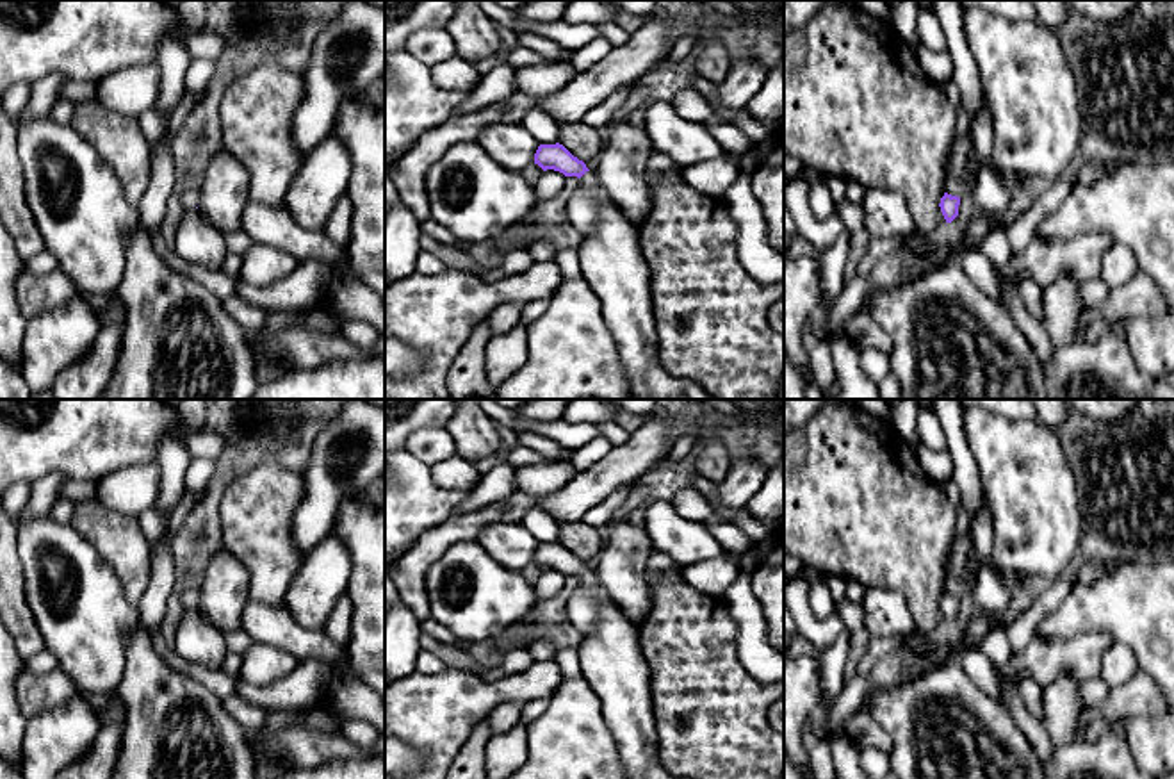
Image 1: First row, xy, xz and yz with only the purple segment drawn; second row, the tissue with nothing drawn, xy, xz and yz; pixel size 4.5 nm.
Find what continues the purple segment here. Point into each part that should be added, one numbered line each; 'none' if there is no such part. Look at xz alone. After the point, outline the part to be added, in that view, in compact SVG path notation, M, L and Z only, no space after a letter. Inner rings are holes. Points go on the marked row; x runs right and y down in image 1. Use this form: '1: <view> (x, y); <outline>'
1: xz (583, 209); M586 171L579 178L579 187L574 191L567 203L568 223L581 234L591 234L600 219L600 196L602 187L599 185L595 171Z

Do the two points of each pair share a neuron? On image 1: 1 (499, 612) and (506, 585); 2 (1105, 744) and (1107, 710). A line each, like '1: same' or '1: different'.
1: same
2: different

